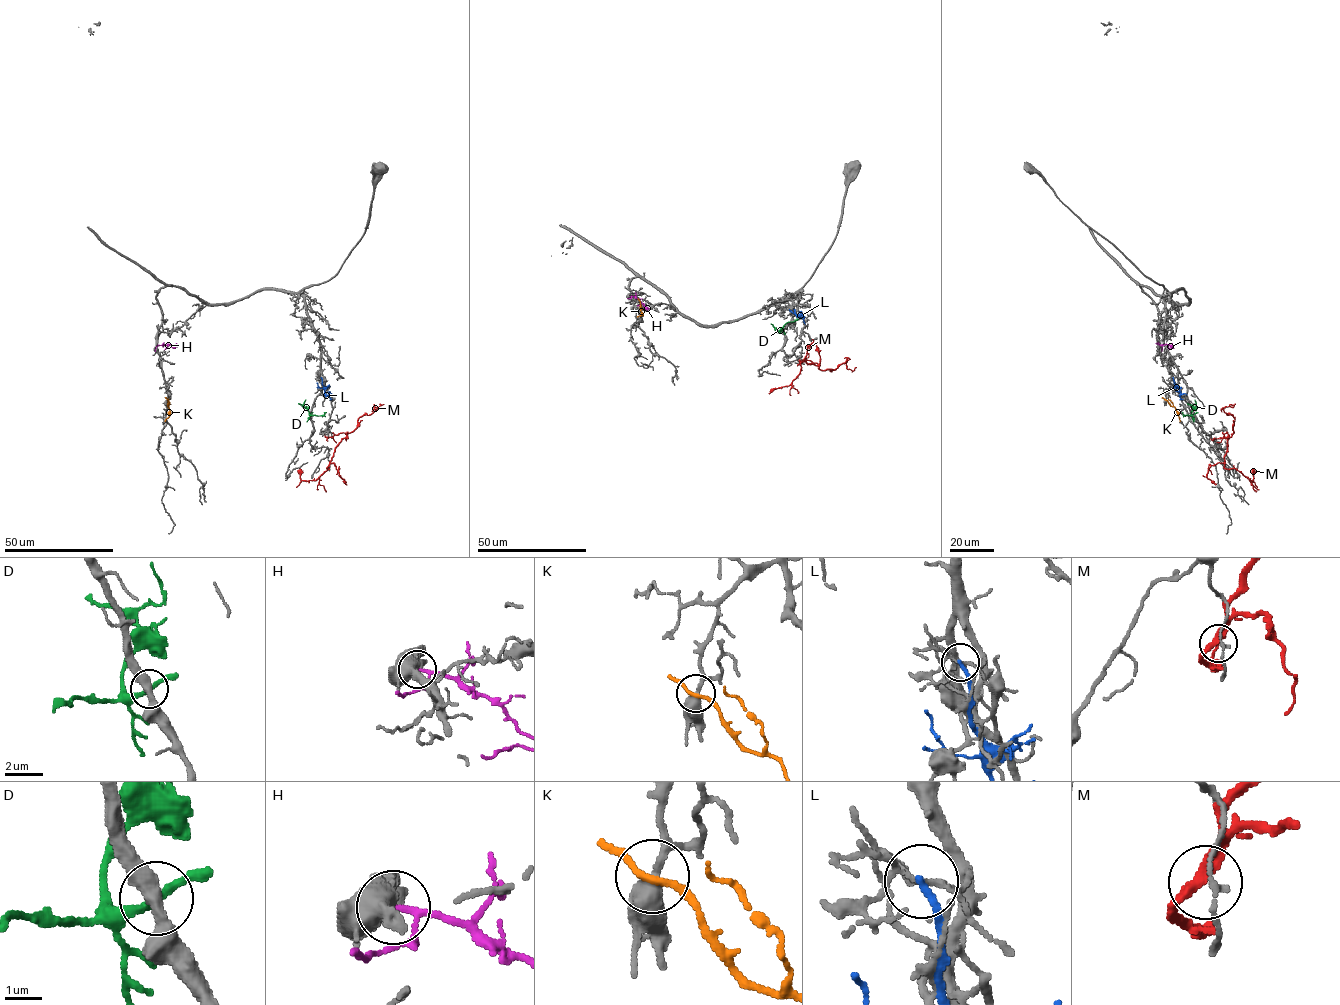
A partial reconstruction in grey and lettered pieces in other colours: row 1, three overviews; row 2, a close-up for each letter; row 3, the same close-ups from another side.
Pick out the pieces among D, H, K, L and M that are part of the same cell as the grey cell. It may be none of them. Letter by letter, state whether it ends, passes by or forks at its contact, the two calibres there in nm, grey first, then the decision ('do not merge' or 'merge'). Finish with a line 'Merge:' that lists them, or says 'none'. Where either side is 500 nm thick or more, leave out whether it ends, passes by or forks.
D: it passes by | 440/240 nm | do not merge
H: 550/130 nm | merge
K: it passes by | 340/180 nm | do not merge
L: it ends | 120/200 nm | do not merge
M: it passes by | 130/280 nm | do not merge
Merge: H

